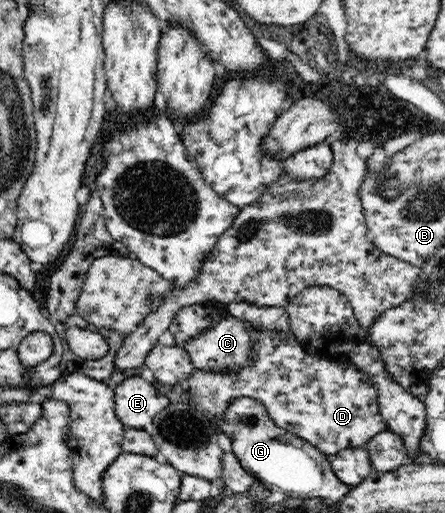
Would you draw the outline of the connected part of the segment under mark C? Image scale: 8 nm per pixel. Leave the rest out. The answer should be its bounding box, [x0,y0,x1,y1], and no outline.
[182,316,251,370]

